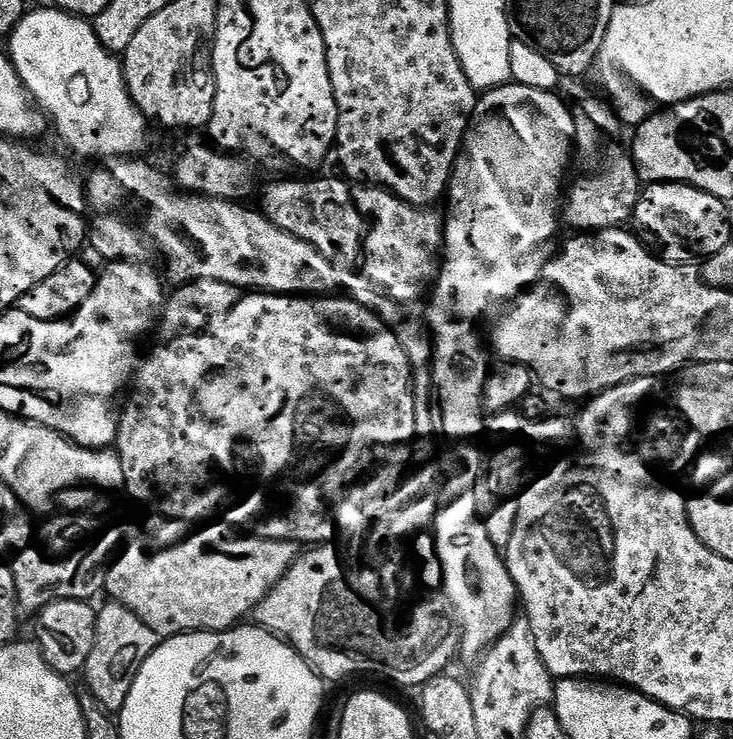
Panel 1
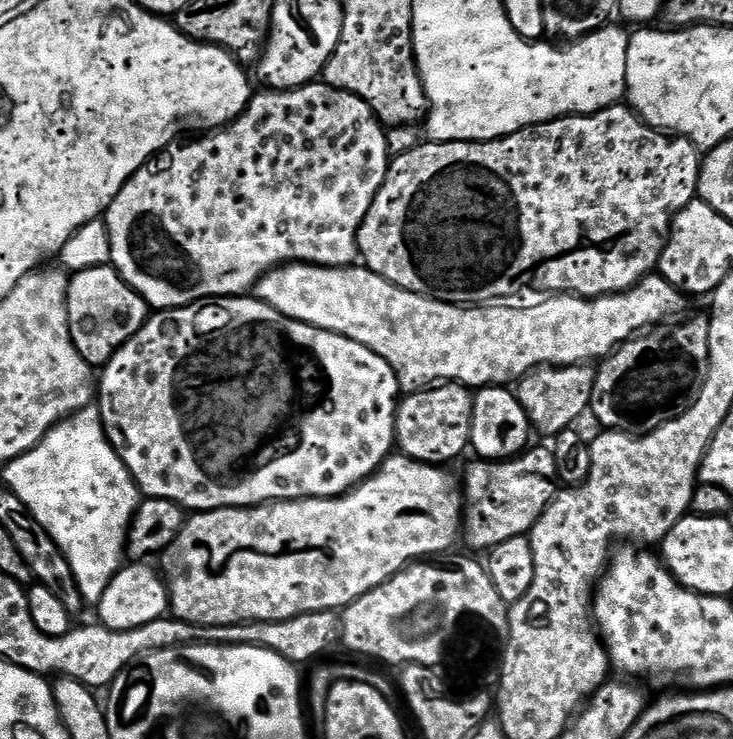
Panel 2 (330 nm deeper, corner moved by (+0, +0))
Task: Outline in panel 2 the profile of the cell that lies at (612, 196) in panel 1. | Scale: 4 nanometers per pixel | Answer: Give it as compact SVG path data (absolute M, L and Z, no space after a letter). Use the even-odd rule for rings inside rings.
M628 106L604 108L600 112L591 112L589 116L560 116L545 124L535 124L533 128L518 130L514 135L503 136L500 140L423 143L417 148L406 149L401 156L391 157L386 178L370 206L370 214L366 214L360 227L360 256L371 272L386 278L394 286L435 300L445 300L447 304L483 306L489 302L500 302L512 298L508 296L531 284L544 292L540 294L568 293L591 298L625 292L633 288L643 276L653 275L657 271L662 250L668 244L672 219L691 200L697 199L700 186L701 149L693 146L685 136L669 135L650 127Z

